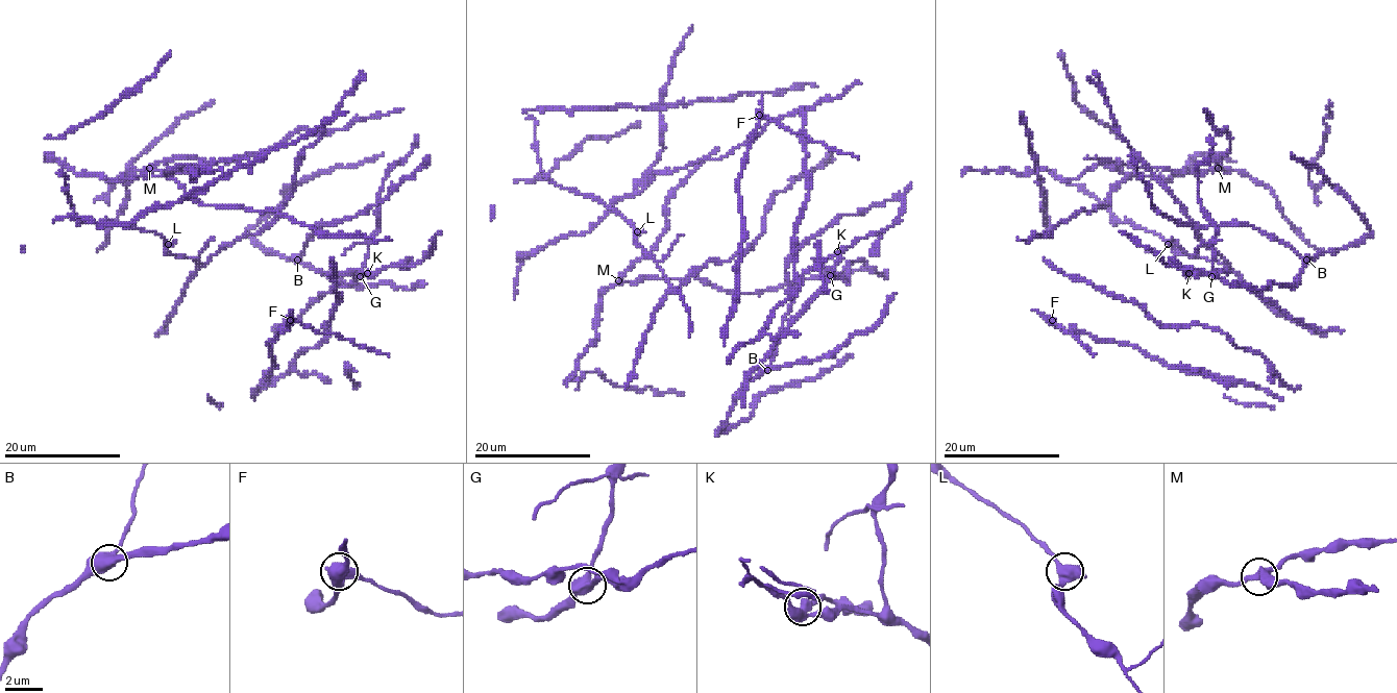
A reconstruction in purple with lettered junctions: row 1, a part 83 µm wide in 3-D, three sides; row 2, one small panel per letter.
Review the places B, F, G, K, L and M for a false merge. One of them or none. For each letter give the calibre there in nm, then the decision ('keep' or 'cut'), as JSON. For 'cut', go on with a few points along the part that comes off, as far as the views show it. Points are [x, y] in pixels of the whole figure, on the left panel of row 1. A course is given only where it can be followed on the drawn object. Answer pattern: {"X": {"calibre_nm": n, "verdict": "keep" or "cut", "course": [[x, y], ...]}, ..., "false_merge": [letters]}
{"B": {"calibre_nm": 480, "verdict": "keep"}, "F": {"calibre_nm": 550, "verdict": "cut", "course": [[290, 319], [389, 354]]}, "G": {"calibre_nm": 400, "verdict": "keep"}, "K": {"calibre_nm": 320, "verdict": "keep"}, "L": {"calibre_nm": 440, "verdict": "keep"}, "M": {"calibre_nm": 400, "verdict": "keep"}, "false_merge": ["F"]}

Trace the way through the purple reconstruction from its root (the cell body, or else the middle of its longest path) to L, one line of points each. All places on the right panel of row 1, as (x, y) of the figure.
L: (1067, 183), (1082, 186), (1108, 208), (1117, 222), (1131, 222), (1152, 230), (1168, 244)

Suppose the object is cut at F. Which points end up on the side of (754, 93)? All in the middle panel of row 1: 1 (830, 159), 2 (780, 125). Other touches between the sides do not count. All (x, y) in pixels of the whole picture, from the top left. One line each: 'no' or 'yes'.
1: yes
2: no

